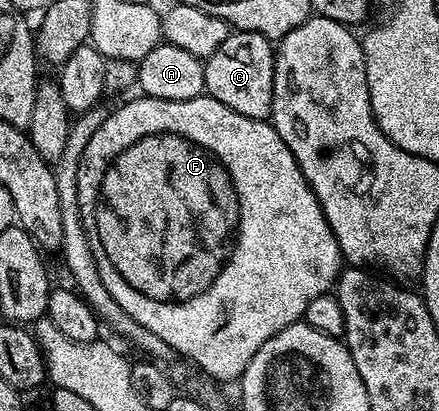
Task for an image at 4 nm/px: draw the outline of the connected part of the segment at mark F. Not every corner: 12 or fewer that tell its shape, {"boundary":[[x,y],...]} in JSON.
{"boundary":[[136,95],[80,160],[98,275],[216,383],[342,268],[268,121]]}

